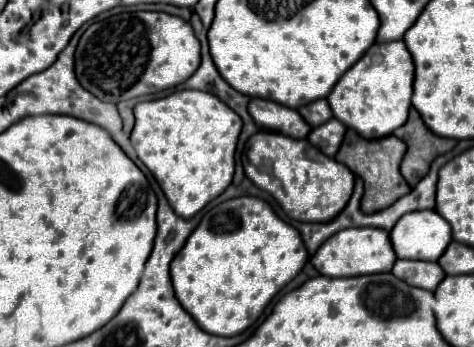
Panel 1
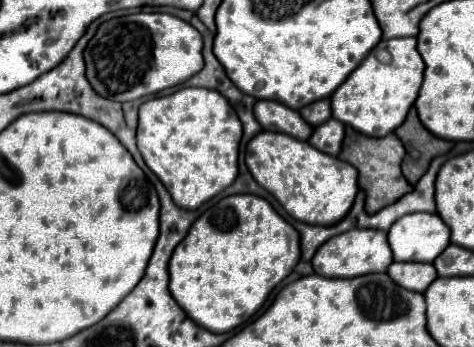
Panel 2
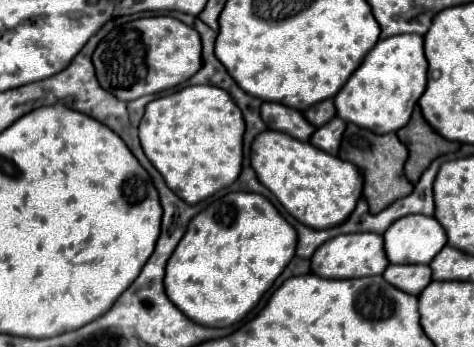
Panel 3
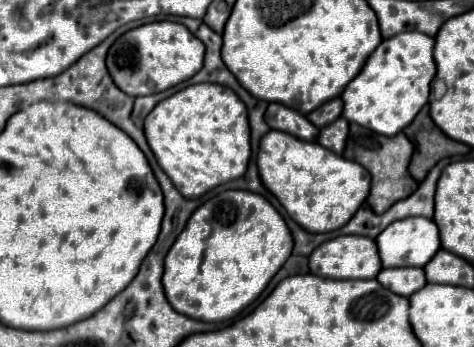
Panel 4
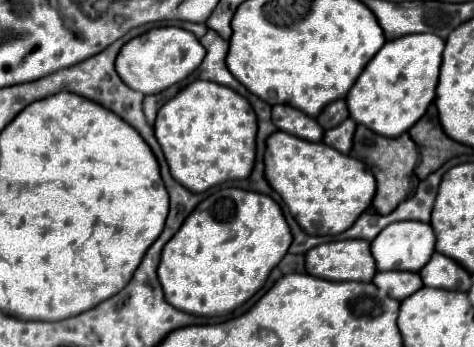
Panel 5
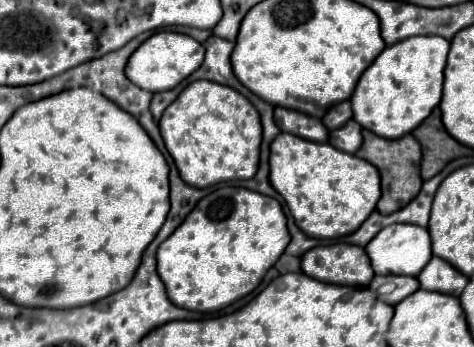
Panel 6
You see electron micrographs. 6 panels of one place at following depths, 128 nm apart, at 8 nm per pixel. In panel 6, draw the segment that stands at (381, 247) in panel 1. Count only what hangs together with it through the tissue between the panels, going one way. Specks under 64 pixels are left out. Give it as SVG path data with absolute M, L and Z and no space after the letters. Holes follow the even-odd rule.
M354 244L316 246L302 256L302 272L310 278L342 286L368 286L374 278L368 254Z

